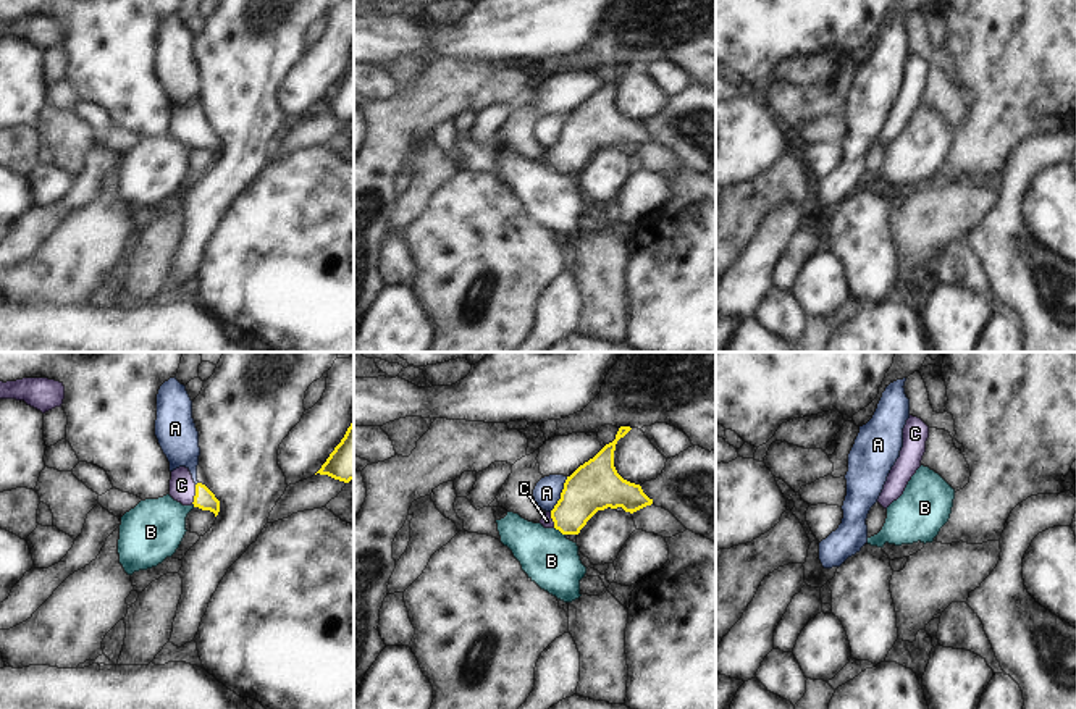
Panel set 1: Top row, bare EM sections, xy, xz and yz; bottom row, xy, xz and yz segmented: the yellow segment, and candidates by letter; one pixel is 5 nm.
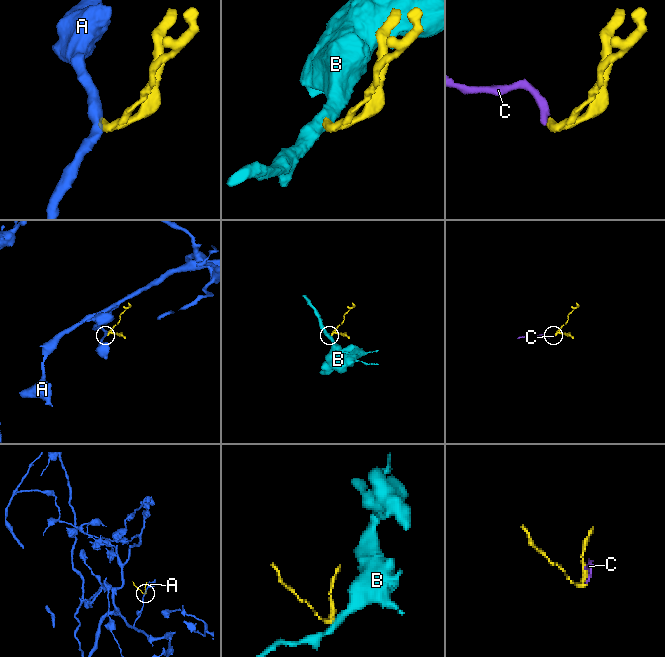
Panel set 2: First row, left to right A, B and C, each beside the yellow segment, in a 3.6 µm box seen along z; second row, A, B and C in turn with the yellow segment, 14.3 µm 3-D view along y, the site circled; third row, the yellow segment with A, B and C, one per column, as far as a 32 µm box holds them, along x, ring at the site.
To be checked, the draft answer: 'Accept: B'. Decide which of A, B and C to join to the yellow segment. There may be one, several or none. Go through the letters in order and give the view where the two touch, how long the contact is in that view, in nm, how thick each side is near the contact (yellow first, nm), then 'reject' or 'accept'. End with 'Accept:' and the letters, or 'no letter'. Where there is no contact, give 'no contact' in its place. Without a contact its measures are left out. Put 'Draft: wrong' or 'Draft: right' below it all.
A: xz | 200 nm | 240/140 nm | reject
B: xz | 70 nm | 220/280 nm | reject
C: xy | 100 nm | 100/130 nm | accept
Accept: C
Draft: wrong

